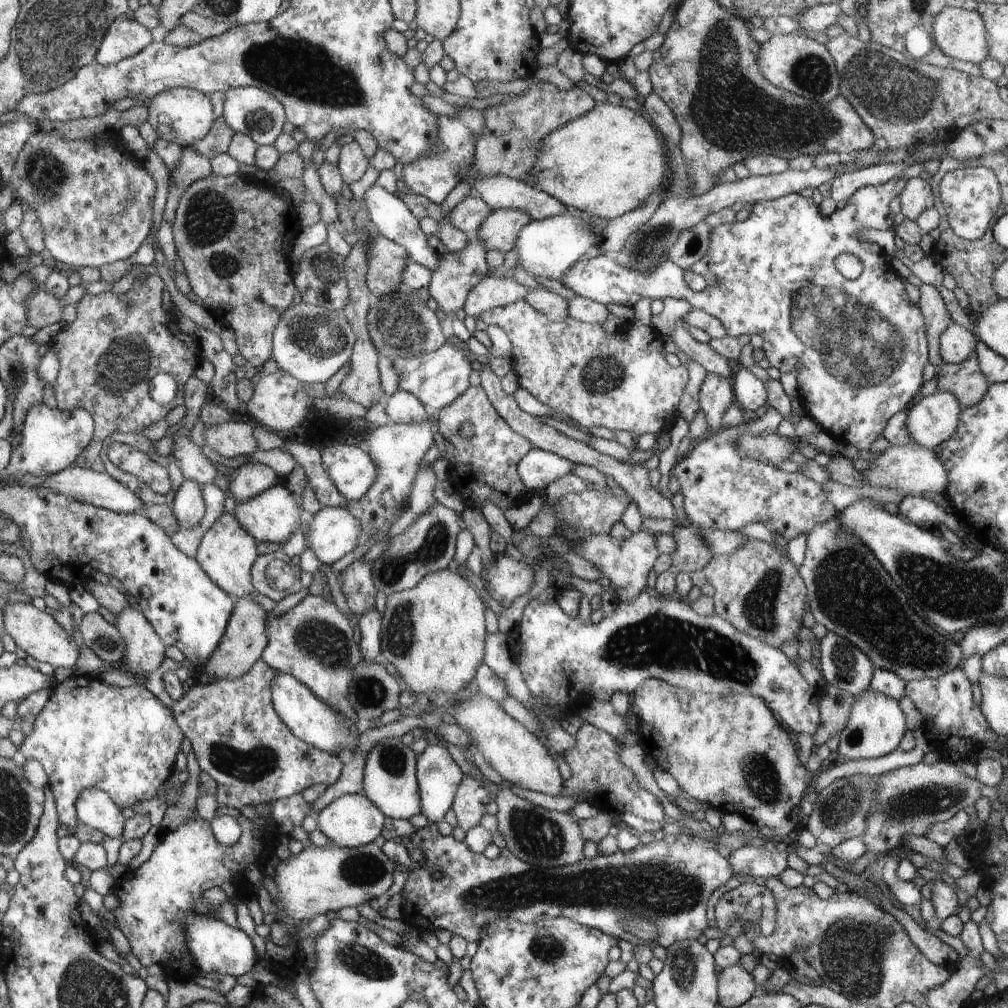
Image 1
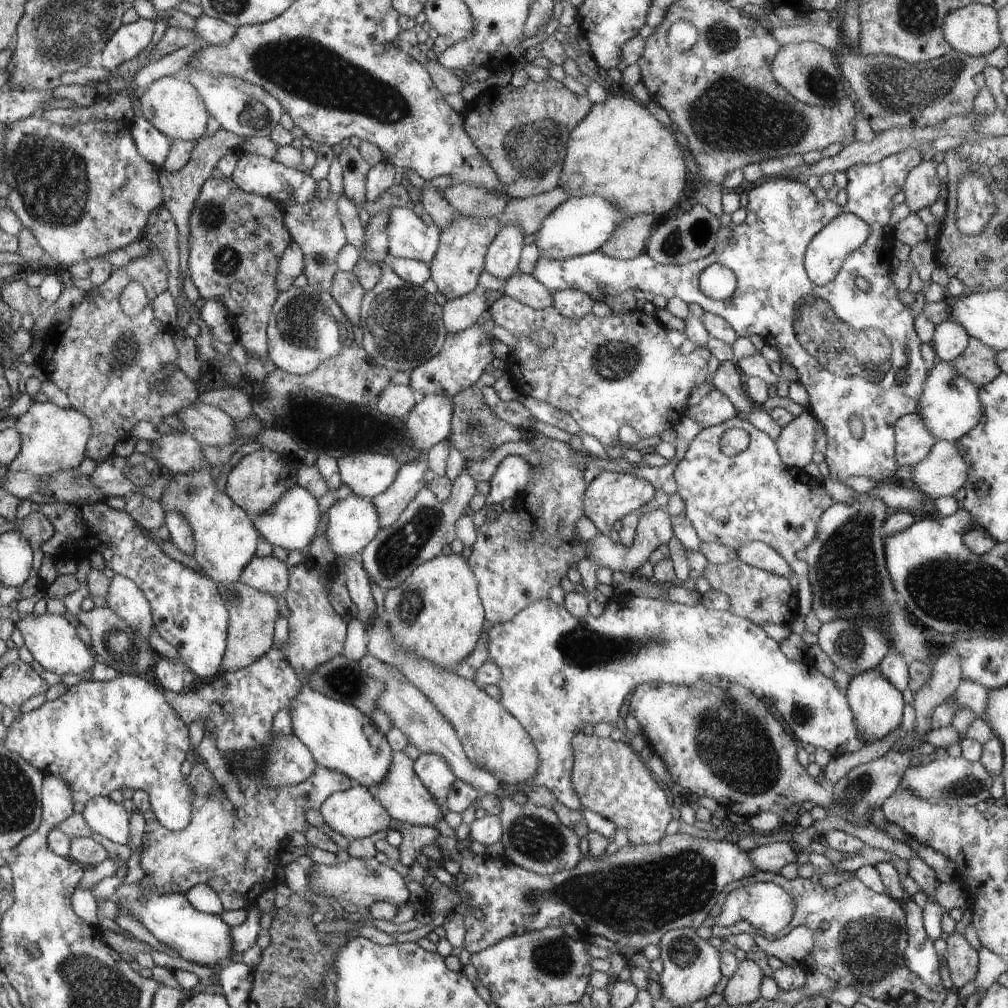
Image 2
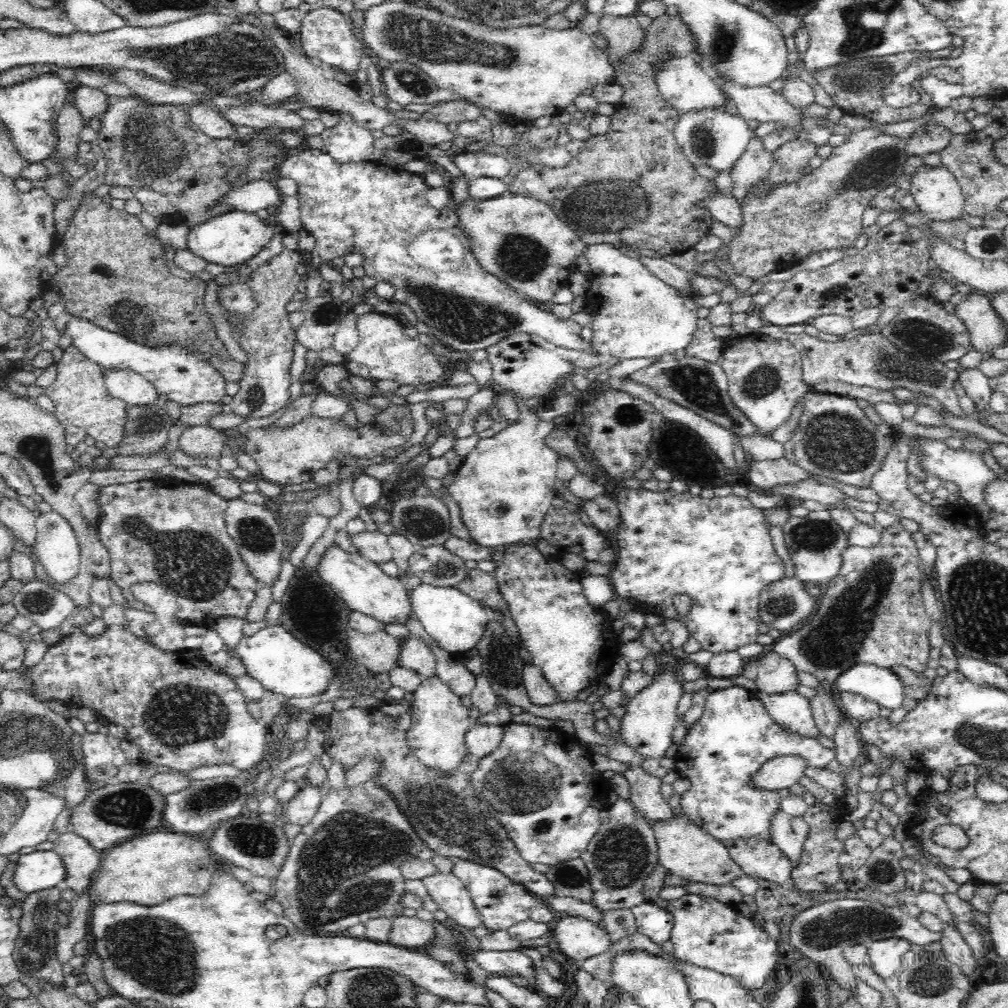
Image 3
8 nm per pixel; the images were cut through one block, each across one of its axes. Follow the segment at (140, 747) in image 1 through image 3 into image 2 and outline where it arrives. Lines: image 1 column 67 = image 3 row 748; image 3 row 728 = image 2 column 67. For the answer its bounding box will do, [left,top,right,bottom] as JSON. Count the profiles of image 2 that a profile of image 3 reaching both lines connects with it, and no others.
[6,674,194,831]

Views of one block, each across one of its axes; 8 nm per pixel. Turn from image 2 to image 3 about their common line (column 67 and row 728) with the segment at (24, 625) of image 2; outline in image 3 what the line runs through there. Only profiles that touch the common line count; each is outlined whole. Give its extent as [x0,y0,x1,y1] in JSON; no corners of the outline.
[617,666,684,758]

